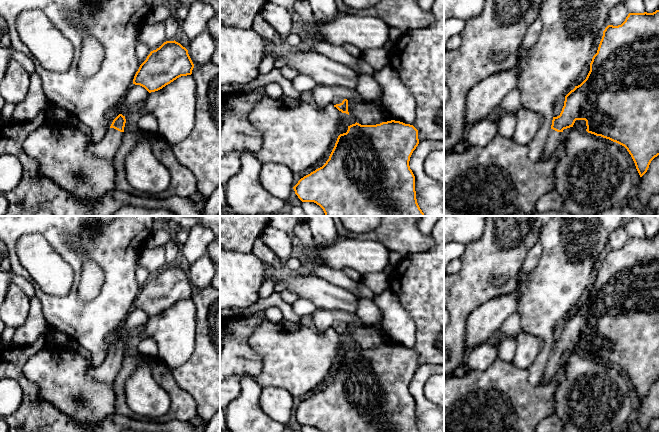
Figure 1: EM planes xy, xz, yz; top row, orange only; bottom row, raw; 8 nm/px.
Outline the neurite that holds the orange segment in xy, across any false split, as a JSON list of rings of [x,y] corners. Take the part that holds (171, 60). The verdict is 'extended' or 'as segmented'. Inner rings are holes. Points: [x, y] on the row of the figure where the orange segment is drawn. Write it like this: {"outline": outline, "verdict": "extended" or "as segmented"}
{"outline": [[[175,40],[166,41],[140,65],[133,84],[155,92],[181,76],[191,75],[193,68],[188,50]]], "verdict": "as segmented"}

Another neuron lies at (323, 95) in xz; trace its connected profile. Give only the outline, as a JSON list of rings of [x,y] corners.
[[[317,84],[313,90],[315,105],[320,109],[326,107],[335,98],[361,101],[361,96],[357,93],[356,89],[344,86]]]

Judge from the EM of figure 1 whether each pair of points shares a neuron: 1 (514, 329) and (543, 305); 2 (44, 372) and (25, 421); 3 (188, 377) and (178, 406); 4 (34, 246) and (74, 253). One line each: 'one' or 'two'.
1: two
2: two
3: two
4: two

